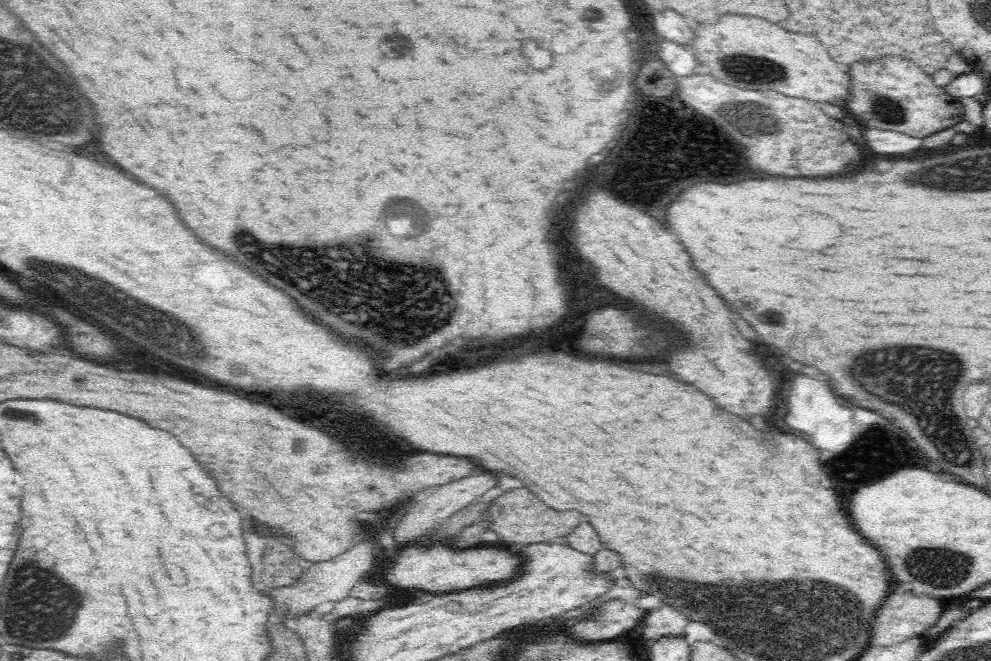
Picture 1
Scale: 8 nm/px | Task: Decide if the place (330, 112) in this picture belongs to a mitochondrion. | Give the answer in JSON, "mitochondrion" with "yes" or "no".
{"mitochondrion":"no"}

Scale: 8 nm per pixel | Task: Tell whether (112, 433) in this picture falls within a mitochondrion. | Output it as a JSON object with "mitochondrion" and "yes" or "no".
{"mitochondrion":"no"}

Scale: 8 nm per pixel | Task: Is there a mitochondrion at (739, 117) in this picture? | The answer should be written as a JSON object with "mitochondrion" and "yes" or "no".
{"mitochondrion":"yes"}

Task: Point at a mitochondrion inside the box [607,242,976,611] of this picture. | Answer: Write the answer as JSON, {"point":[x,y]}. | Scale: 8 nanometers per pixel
{"point":[924,376]}

